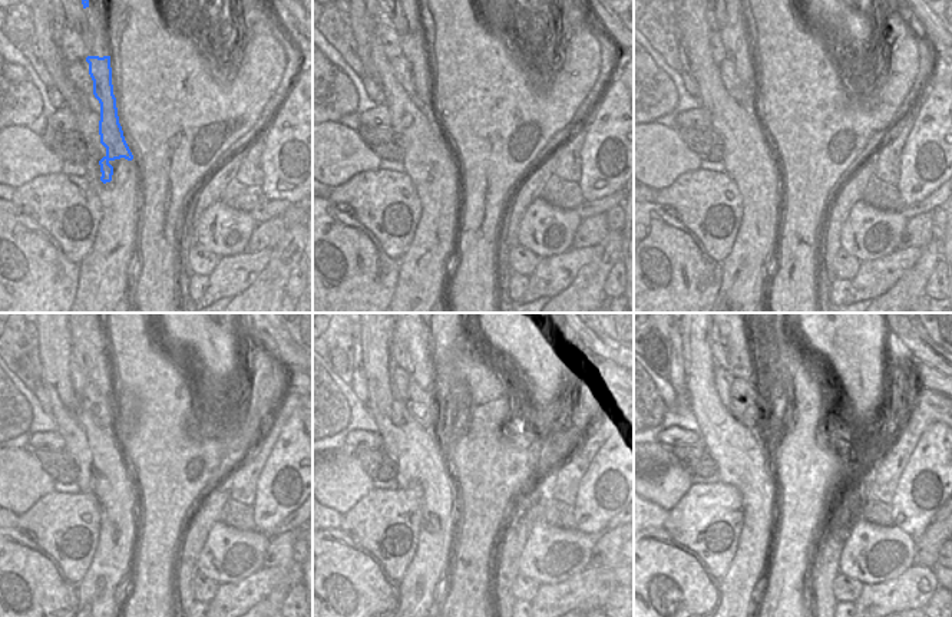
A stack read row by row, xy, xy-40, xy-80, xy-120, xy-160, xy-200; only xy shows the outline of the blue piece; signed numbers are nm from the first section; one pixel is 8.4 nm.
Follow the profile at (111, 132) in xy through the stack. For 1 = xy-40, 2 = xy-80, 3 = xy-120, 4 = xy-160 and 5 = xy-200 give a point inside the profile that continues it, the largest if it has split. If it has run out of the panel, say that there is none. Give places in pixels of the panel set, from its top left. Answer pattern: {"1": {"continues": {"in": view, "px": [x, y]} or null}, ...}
{"1": {"continues": {"in": "xy-40", "px": [410, 43]}}, "2": {"continues": {"in": "xy-80", "px": [734, 38]}}, "3": {"continues": {"in": "xy-120", "px": [88, 345]}}, "4": {"continues": {"in": "xy-160", "px": [410, 343]}}, "5": {"continues": {"in": "xy-200", "px": [729, 342]}}}

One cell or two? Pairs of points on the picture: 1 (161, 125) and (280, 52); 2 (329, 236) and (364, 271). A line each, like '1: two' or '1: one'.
1: one
2: one

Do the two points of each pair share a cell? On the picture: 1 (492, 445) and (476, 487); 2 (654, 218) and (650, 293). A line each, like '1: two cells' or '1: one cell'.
1: one cell
2: one cell

